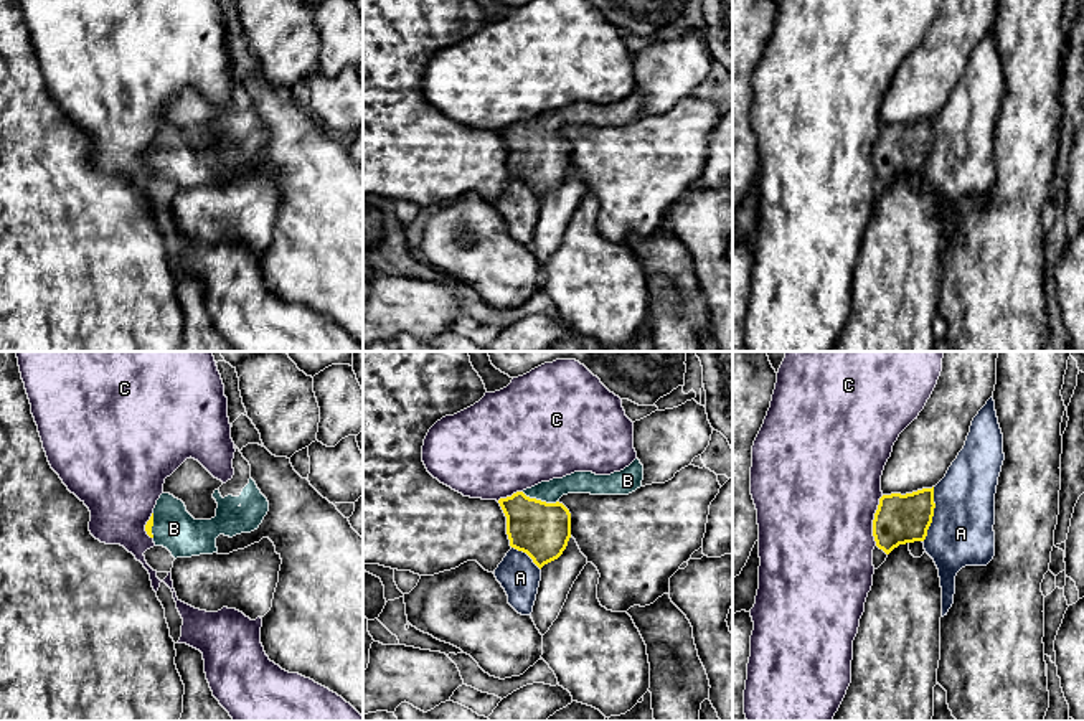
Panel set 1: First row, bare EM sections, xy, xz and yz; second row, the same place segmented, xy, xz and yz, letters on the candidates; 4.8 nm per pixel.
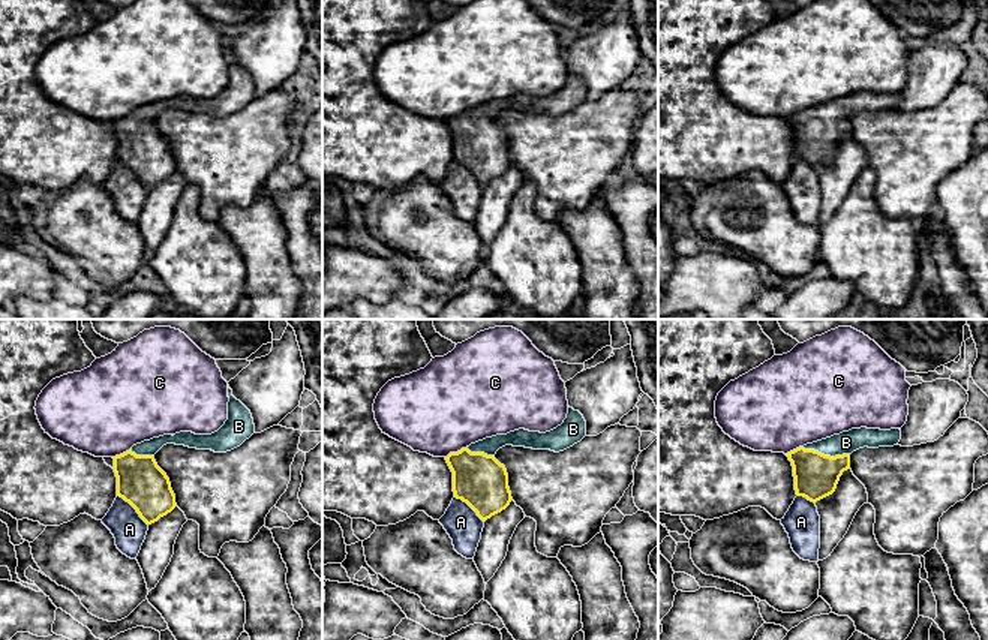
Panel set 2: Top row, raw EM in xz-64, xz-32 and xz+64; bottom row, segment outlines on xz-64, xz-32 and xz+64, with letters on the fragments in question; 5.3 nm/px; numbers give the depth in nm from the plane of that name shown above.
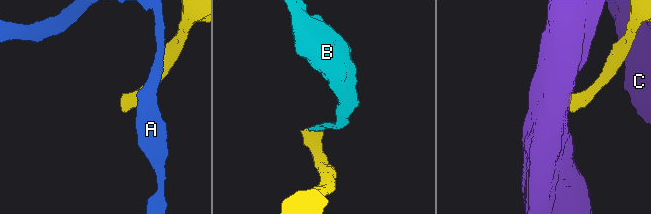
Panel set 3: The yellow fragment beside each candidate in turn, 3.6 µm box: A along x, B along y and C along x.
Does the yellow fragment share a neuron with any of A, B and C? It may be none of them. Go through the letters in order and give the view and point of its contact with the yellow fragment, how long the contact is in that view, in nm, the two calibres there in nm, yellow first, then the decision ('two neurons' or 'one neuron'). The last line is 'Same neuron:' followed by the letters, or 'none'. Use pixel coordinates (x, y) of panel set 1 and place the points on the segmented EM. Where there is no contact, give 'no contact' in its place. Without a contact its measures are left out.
A: meets yellow in yz at (933, 513); contact 280 nm long; 240 nm thick on the yellow side, 300 nm on the other; two neurons
B: meets yellow in xz at (540, 500); contact 190 nm long; 280 nm thick on the yellow side, 110 nm on the other; one neuron
C: meets yellow in yz at (873, 520); contact 260 nm long; 240 nm thick on the yellow side, 500 nm on the other; two neurons
Same neuron: B

